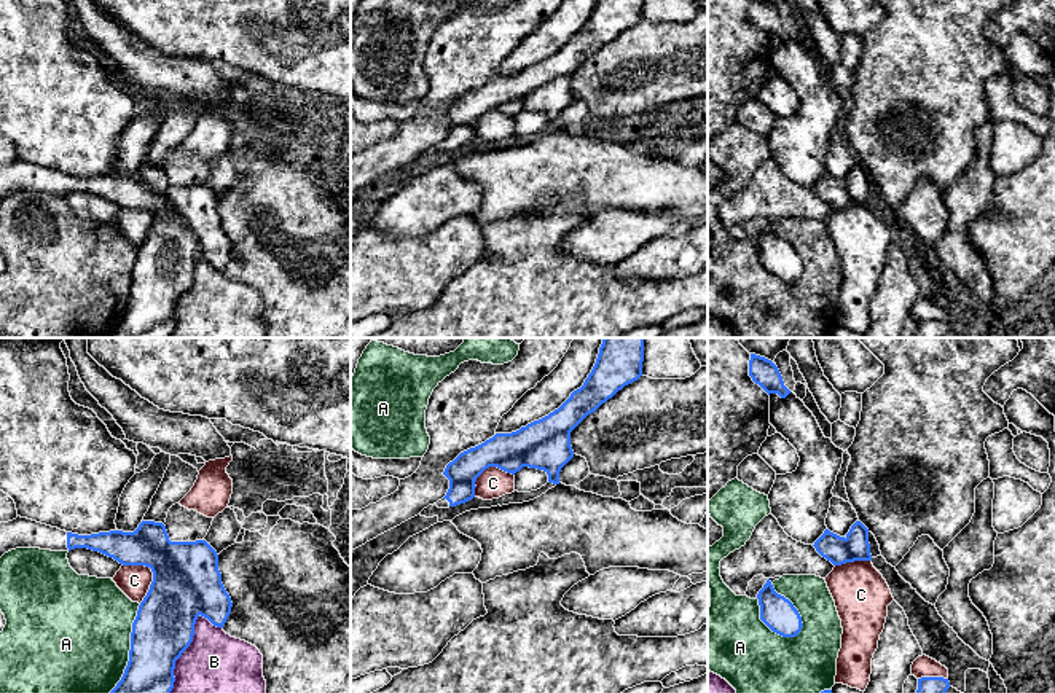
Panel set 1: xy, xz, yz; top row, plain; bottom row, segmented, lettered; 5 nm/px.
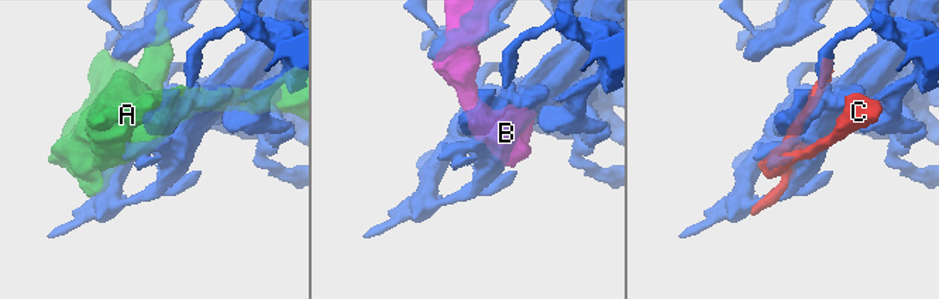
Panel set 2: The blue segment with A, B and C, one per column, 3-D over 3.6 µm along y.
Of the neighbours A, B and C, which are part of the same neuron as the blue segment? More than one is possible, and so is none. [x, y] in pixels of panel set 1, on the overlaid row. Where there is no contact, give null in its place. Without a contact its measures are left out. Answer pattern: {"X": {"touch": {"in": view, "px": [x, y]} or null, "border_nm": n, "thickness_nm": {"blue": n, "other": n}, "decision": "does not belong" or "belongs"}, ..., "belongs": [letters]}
{"A": {"touch": {"in": "yz", "px": [797, 610]}, "border_nm": 300, "thickness_nm": {"blue": 170, "other": 280}, "decision": "does not belong"}, "B": {"touch": {"in": "xy", "px": [192, 641]}, "border_nm": 420, "thickness_nm": {"blue": 300, "other": 300}, "decision": "does not belong"}, "C": {"touch": {"in": "xy", "px": [152, 571]}, "border_nm": 220, "thickness_nm": {"blue": 340, "other": 160}, "decision": "does not belong"}, "belongs": []}

